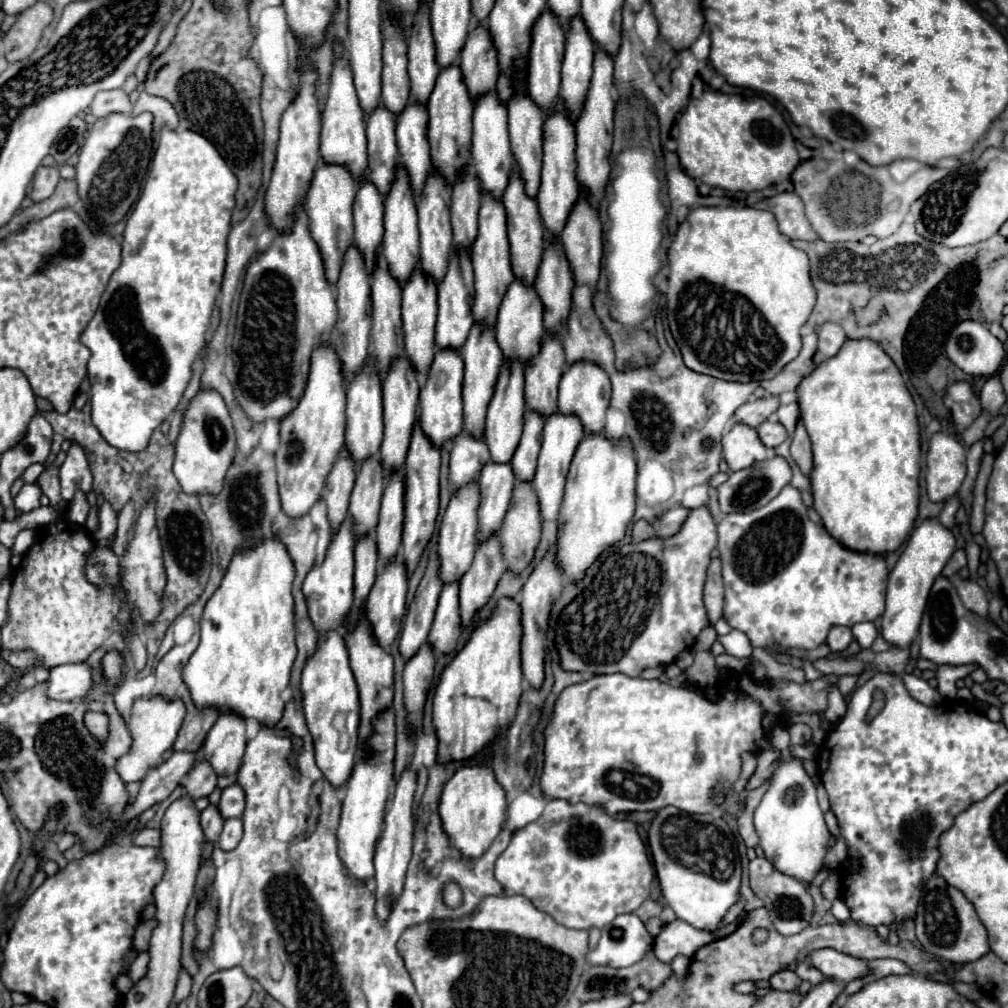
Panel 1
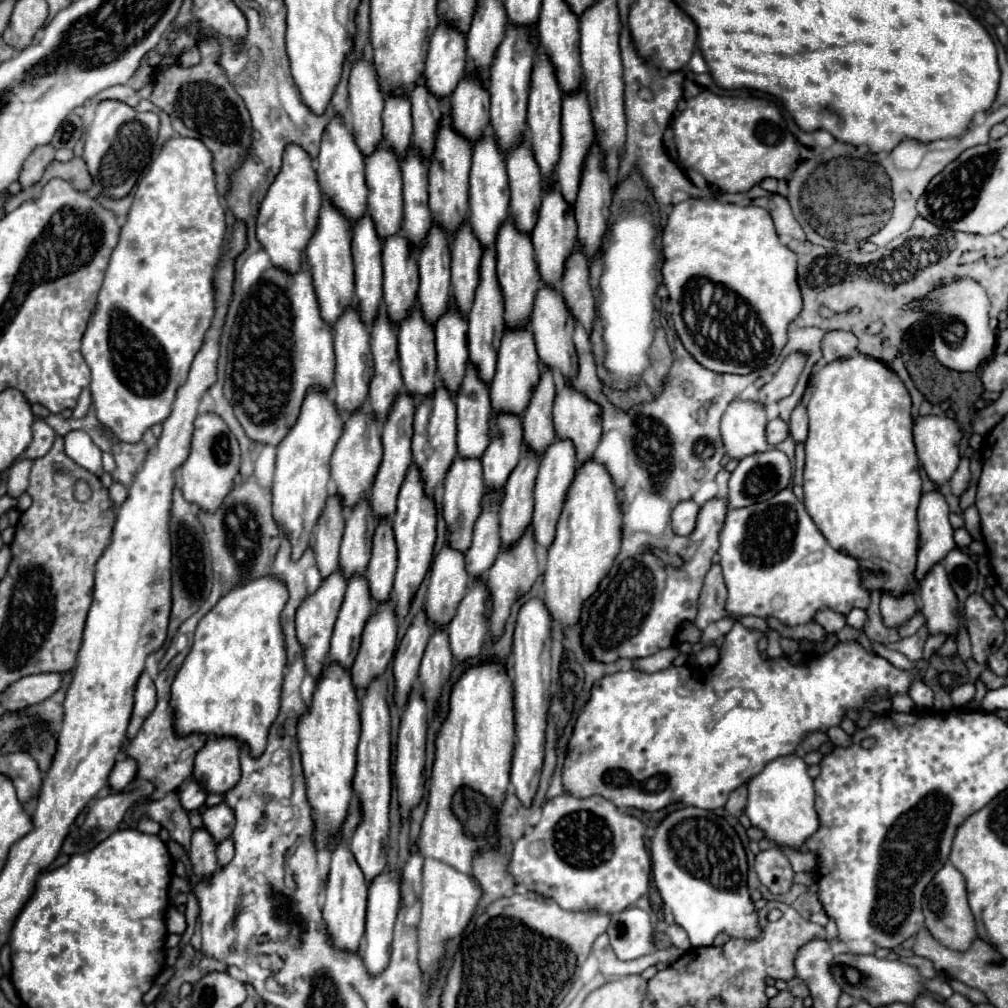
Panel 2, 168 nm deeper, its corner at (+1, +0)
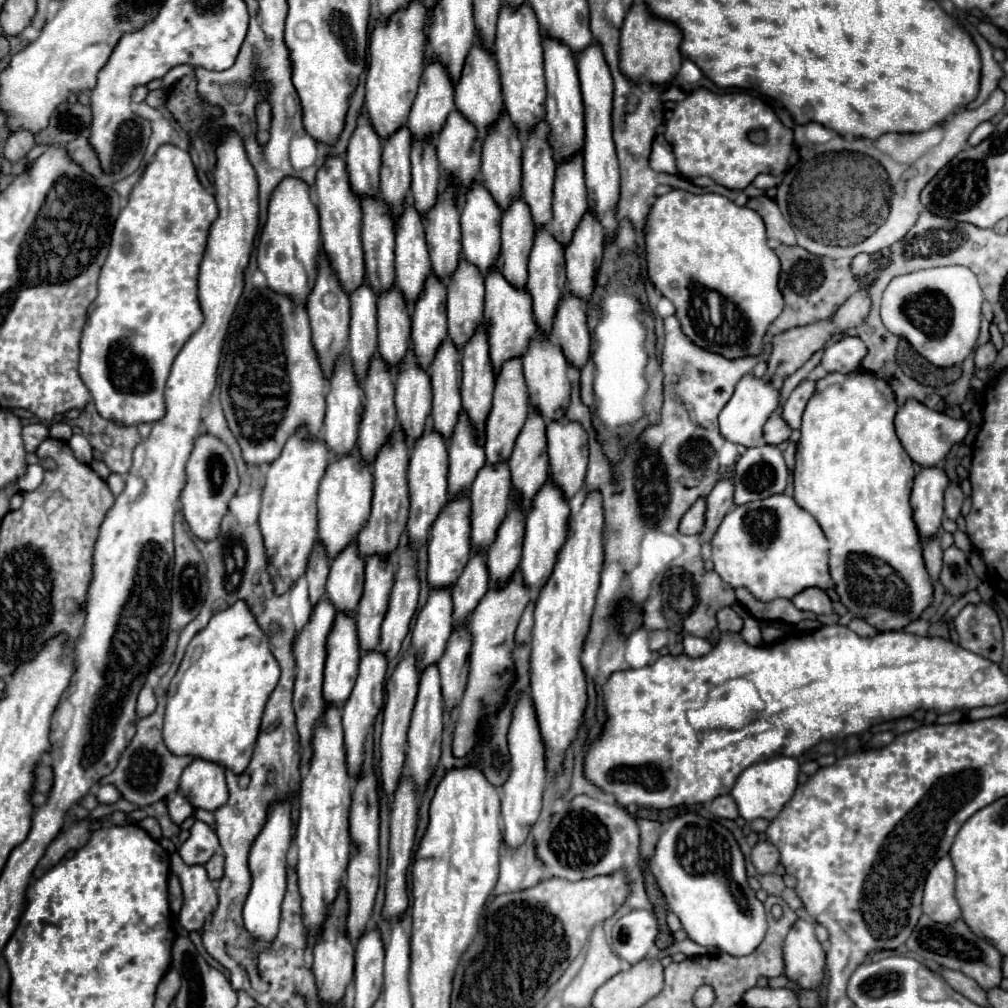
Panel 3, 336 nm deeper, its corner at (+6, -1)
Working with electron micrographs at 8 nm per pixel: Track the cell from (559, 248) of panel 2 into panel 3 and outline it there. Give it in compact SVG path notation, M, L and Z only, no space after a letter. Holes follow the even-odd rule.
M538 227L534 235L534 245L530 251L528 259L528 281L526 289L532 295L532 307L534 307L534 317L536 325L540 331L550 333L552 317L556 313L556 307L562 299L562 289L566 285L566 261L564 261L564 247L554 239L554 235L546 227Z

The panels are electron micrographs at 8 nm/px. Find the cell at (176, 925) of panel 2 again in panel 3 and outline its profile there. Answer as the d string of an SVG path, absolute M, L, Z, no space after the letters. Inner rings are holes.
M174 863L172 873L180 877L184 891L184 905L178 915L178 925L186 931L198 931L204 925L204 917L212 913L218 903L208 873L204 865L188 867L184 863Z

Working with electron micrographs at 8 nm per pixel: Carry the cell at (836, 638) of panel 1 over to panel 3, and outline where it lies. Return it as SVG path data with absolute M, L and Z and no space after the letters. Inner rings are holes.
M806 589L802 593L798 593L792 603L802 609L802 611L812 611L816 615L832 615L834 607L830 597L822 591L822 589Z

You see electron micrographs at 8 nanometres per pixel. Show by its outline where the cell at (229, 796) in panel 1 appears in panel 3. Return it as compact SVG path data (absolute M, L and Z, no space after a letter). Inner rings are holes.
M196 821L190 829L188 841L180 847L180 857L186 865L204 865L220 847L218 835L214 835L214 827L204 821Z

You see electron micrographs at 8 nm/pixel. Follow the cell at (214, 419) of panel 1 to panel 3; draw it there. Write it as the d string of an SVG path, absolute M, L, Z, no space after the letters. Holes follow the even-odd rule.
M212 433L198 435L194 441L192 455L186 463L186 485L180 493L184 519L198 539L210 541L218 535L220 521L228 511L228 501L236 491L238 491L238 471L226 443L222 443Z

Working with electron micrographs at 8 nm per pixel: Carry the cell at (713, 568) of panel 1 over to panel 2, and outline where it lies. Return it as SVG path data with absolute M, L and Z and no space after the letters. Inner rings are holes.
M713 564L703 580L703 588L699 594L699 612L693 624L699 630L705 630L711 622L725 618L729 614L725 610L725 598L727 598L727 588L721 576L721 566Z

